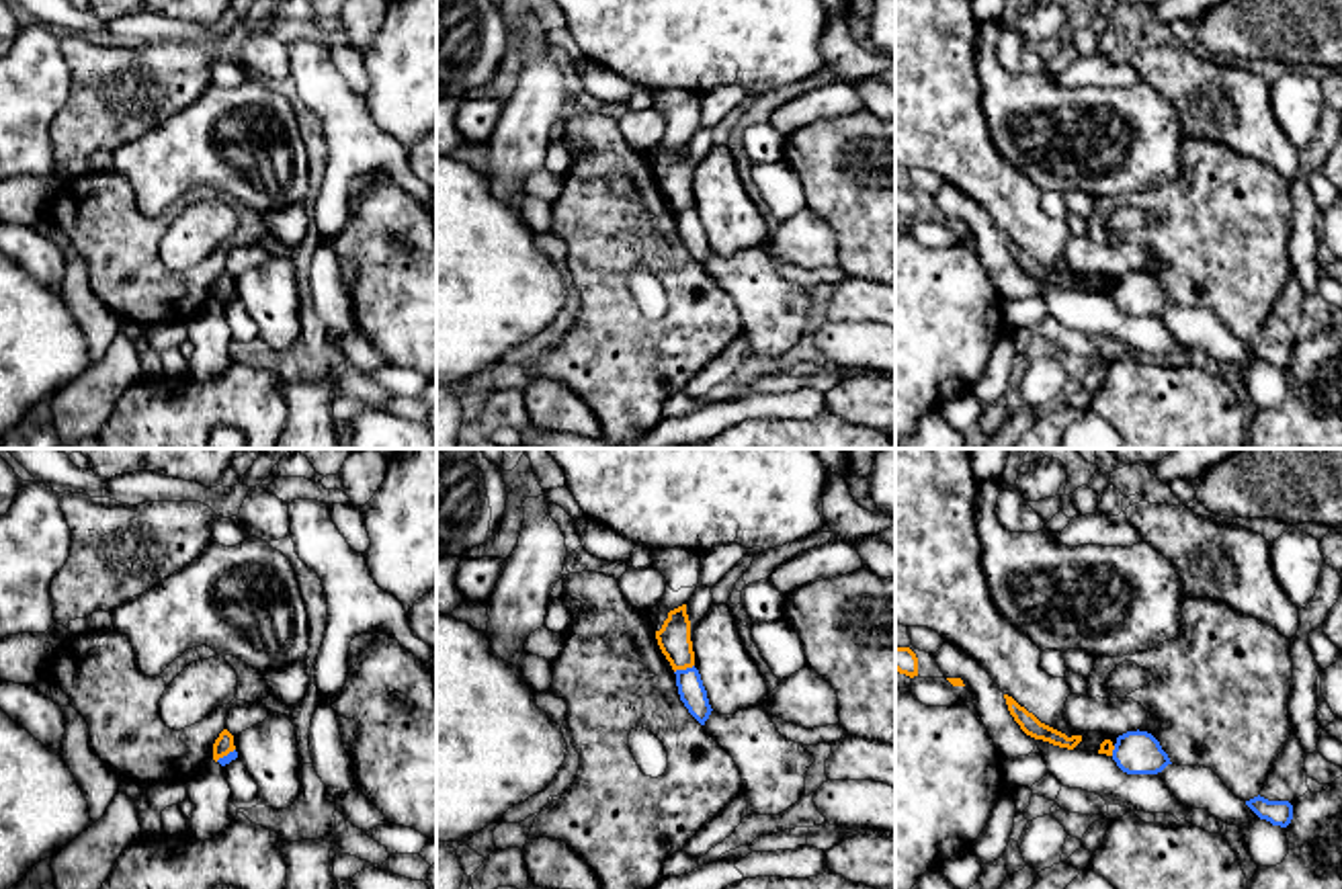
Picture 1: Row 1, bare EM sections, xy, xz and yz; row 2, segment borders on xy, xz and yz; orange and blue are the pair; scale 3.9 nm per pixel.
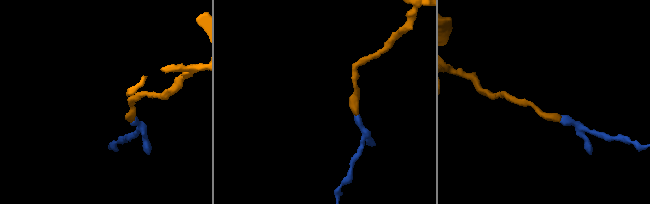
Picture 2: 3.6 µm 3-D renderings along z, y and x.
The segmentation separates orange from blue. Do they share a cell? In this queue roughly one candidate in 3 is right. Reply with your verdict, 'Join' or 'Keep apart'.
Keep apart

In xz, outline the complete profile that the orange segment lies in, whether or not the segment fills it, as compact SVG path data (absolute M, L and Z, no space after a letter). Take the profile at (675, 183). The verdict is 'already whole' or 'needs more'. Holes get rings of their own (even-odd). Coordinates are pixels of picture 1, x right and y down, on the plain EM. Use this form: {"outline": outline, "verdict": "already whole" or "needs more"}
{"outline": "M686 145L668 154L668 160L664 162L662 170L656 172L656 180L674 213L695 207Z", "verdict": "already whole"}

